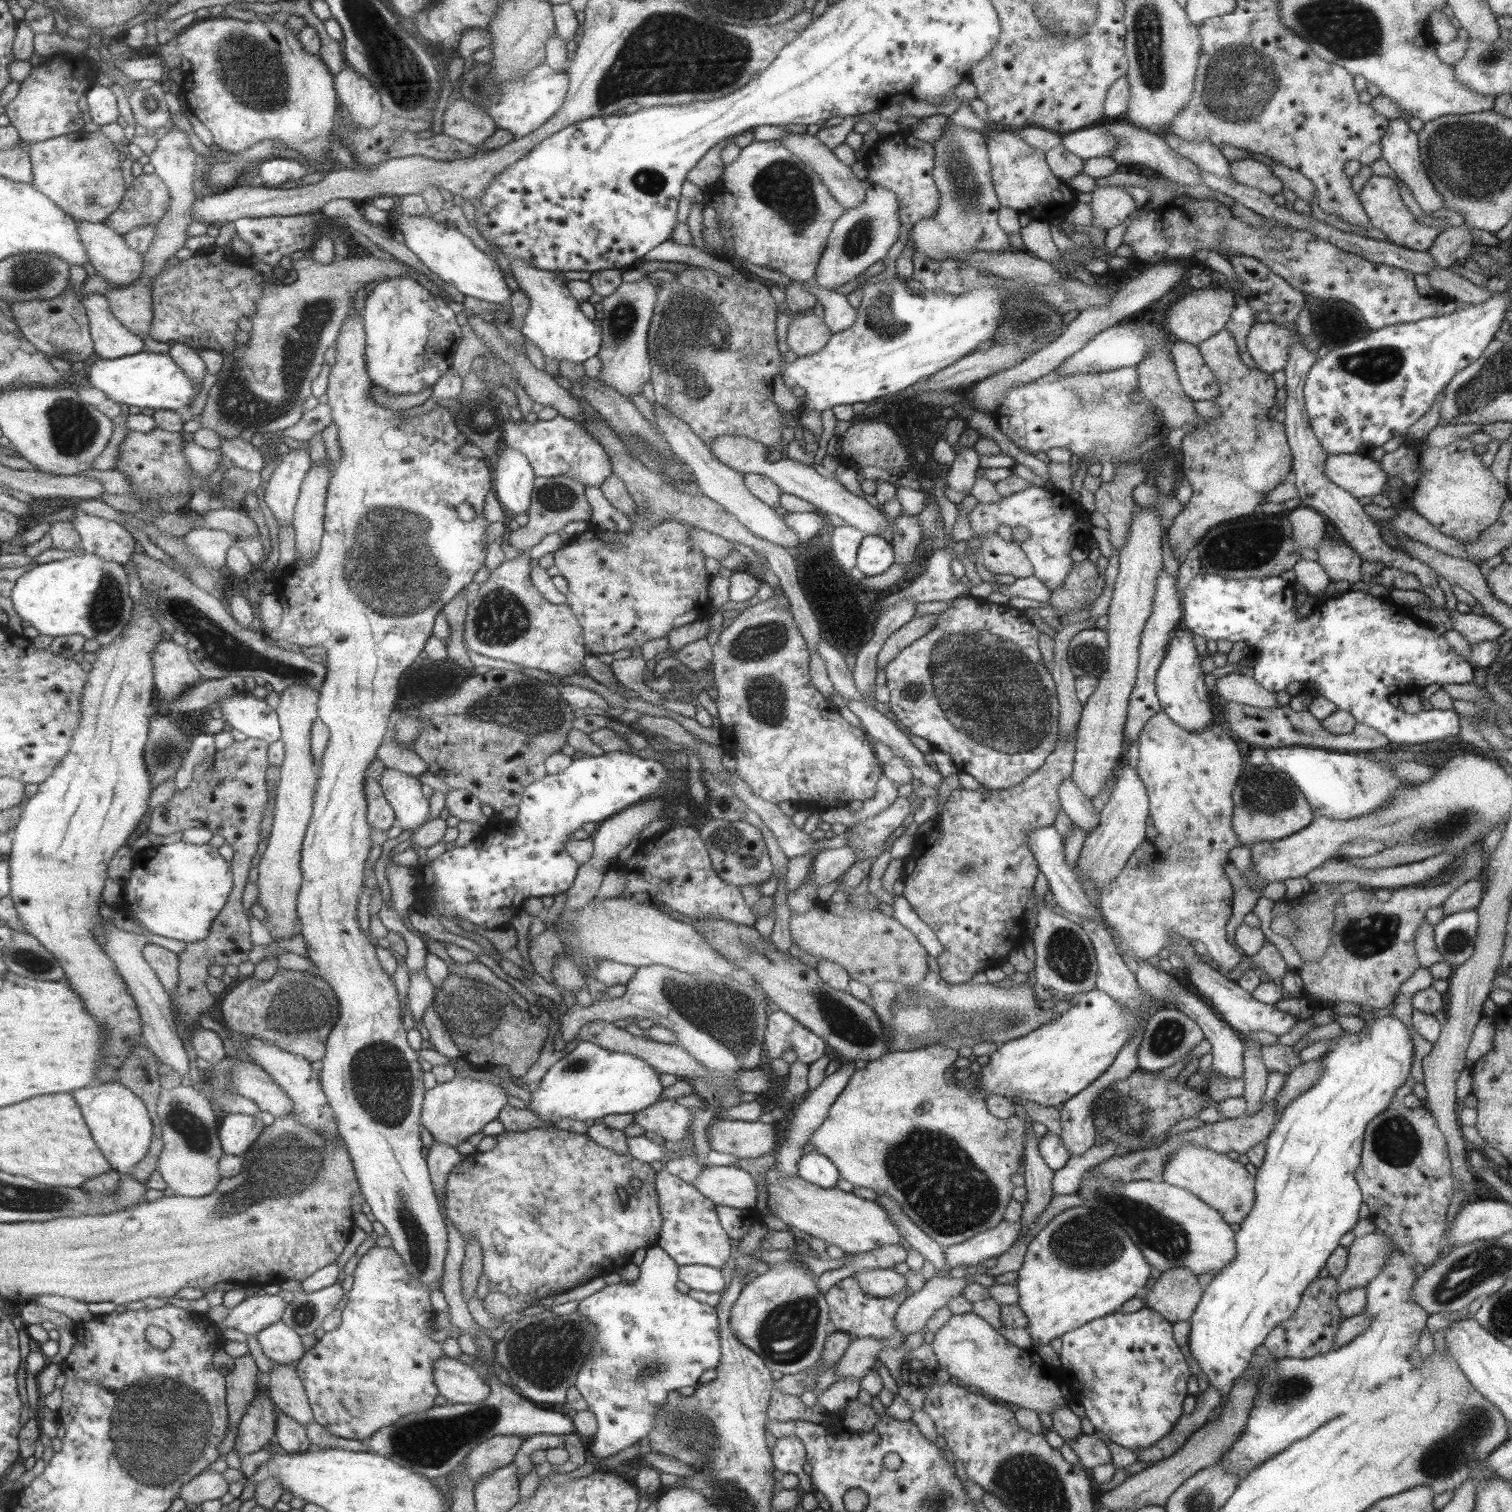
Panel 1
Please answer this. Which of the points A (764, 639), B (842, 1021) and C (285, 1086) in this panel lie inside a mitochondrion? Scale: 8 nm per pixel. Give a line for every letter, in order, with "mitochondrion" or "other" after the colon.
A: mitochondrion
B: mitochondrion
C: other

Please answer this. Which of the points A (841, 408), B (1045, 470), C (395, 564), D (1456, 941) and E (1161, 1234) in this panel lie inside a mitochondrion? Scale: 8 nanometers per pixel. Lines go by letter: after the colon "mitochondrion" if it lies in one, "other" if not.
A: other
B: other
C: mitochondrion
D: mitochondrion
E: mitochondrion

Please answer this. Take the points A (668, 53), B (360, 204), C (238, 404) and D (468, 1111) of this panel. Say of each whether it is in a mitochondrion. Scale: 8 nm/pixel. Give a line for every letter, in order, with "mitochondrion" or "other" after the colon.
A: mitochondrion
B: other
C: mitochondrion
D: other

